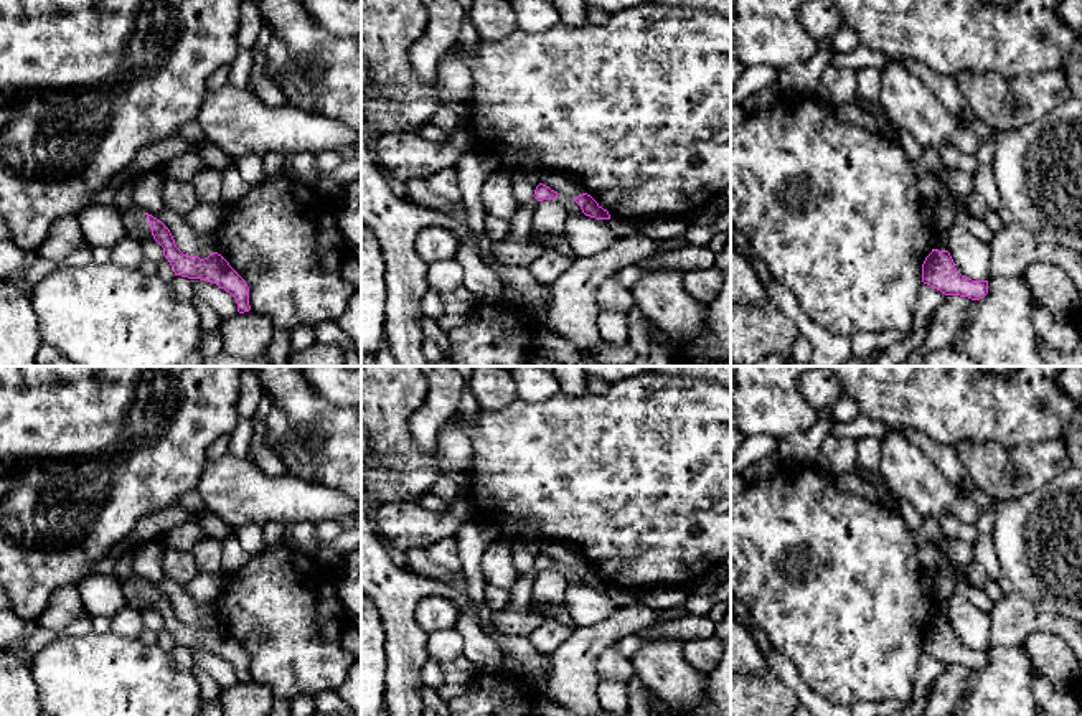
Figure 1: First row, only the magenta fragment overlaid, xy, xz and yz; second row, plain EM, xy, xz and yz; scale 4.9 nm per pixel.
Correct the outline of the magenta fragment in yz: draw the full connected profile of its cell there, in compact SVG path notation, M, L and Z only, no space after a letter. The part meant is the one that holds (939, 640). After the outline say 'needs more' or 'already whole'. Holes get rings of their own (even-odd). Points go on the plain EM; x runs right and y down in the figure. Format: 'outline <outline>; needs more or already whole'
outline M932 619L922 634L922 652L945 665L980 670L988 663L988 650L971 650L962 645L948 620Z; already whole

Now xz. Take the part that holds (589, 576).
outline M582 563L576 566L574 571L581 576L586 586L590 586L595 589L610 589L609 581L604 579L590 564Z; already whole

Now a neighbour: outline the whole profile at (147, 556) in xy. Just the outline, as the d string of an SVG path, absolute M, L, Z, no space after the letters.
M155 539L132 543L132 571L135 576L142 577L145 582L158 589L160 581L165 577L162 559L163 544Z

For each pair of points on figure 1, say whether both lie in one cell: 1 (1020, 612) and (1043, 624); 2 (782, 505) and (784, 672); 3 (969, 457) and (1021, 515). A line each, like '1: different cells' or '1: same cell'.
1: same cell
2: different cells
3: different cells

